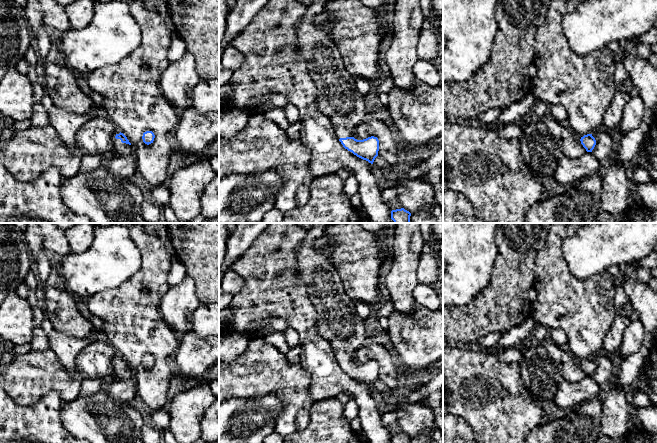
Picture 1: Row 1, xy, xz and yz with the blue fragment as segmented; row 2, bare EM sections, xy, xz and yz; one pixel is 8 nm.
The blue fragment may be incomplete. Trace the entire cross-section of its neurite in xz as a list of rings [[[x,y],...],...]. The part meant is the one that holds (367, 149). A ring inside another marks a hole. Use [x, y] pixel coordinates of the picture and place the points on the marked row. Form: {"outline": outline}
{"outline": [[[314,0],[306,5],[306,10],[296,25],[297,50],[307,64],[307,71],[317,87],[316,105],[323,115],[329,118],[336,136],[345,149],[357,157],[373,164],[378,156],[379,140],[371,136],[363,140],[353,137],[355,128],[363,122],[366,114],[366,101],[356,88],[355,77],[344,67],[339,49],[324,31],[314,23],[315,16],[325,9],[328,0]]]}

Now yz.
{"outline": [[[531,116],[528,131],[517,140],[527,168],[543,179],[554,178],[561,159],[577,158],[586,152],[592,152],[596,145],[592,134],[579,139],[570,128],[564,127],[552,116]]]}

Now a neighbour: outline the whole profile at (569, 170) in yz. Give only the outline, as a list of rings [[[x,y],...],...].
[[[586,152],[577,158],[561,159],[556,167],[554,179],[561,185],[574,184],[588,175],[602,171],[602,163],[592,152]]]

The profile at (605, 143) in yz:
[[[603,129],[596,130],[592,133],[596,140],[596,145],[592,154],[602,162],[604,159],[611,158],[615,147],[615,138]]]

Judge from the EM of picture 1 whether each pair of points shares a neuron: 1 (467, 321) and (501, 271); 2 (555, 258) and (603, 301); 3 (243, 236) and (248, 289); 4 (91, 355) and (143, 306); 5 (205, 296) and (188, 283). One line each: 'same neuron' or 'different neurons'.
1: same neuron
2: same neuron
3: different neurons
4: different neurons
5: different neurons

